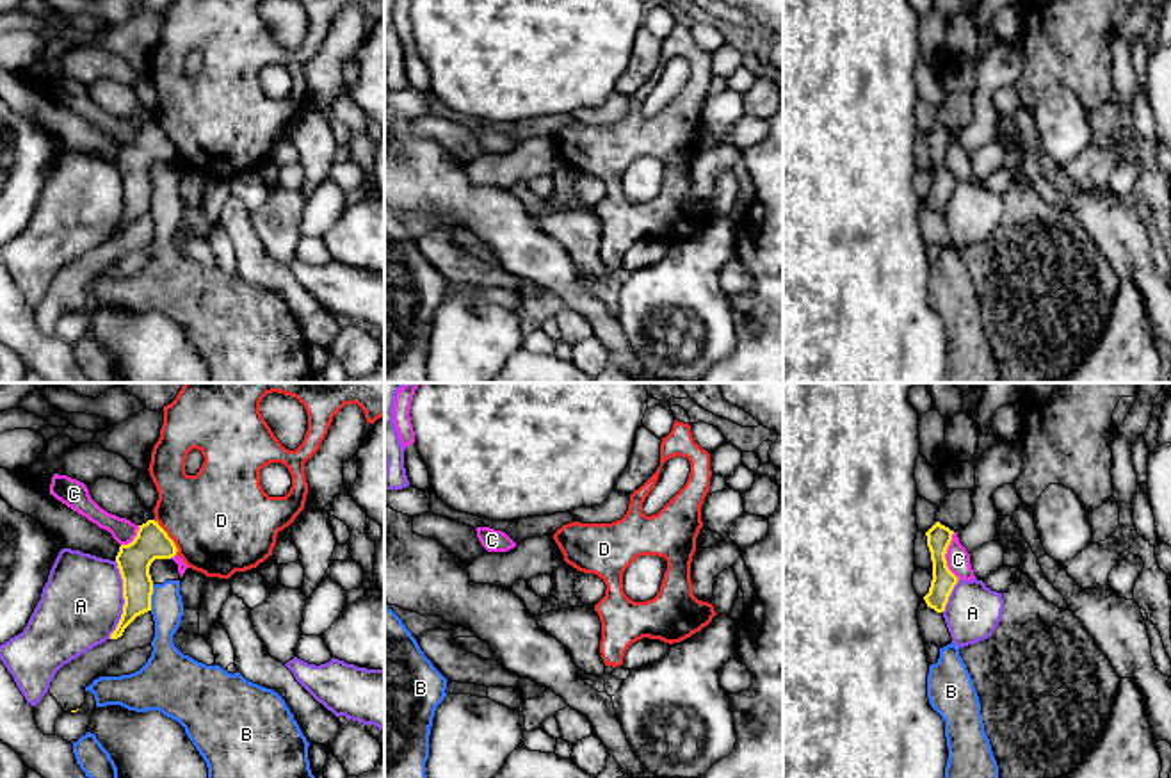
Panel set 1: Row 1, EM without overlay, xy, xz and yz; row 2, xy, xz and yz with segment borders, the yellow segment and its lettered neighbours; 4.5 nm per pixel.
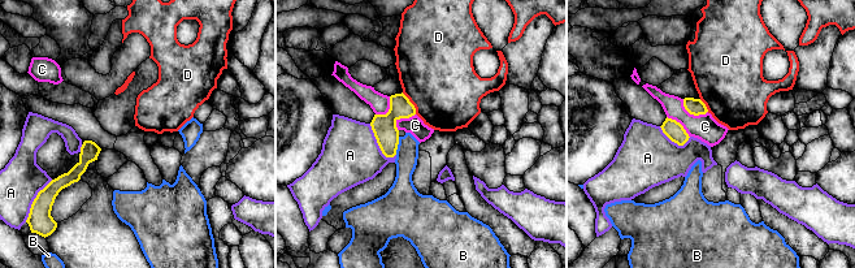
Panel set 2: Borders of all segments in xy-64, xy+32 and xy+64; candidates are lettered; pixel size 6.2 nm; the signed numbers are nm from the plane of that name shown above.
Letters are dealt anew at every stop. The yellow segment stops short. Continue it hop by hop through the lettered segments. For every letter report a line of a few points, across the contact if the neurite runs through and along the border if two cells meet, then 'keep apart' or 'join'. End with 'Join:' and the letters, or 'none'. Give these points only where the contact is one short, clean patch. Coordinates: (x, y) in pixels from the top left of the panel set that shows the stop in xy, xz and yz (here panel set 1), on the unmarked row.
A: keep apart
B: keep apart
C: line yz (952, 134), (945, 159), (947, 168), (960, 180); keep apart
D: line xy (153, 121), (173, 143), (177, 155); keep apart
Join: none

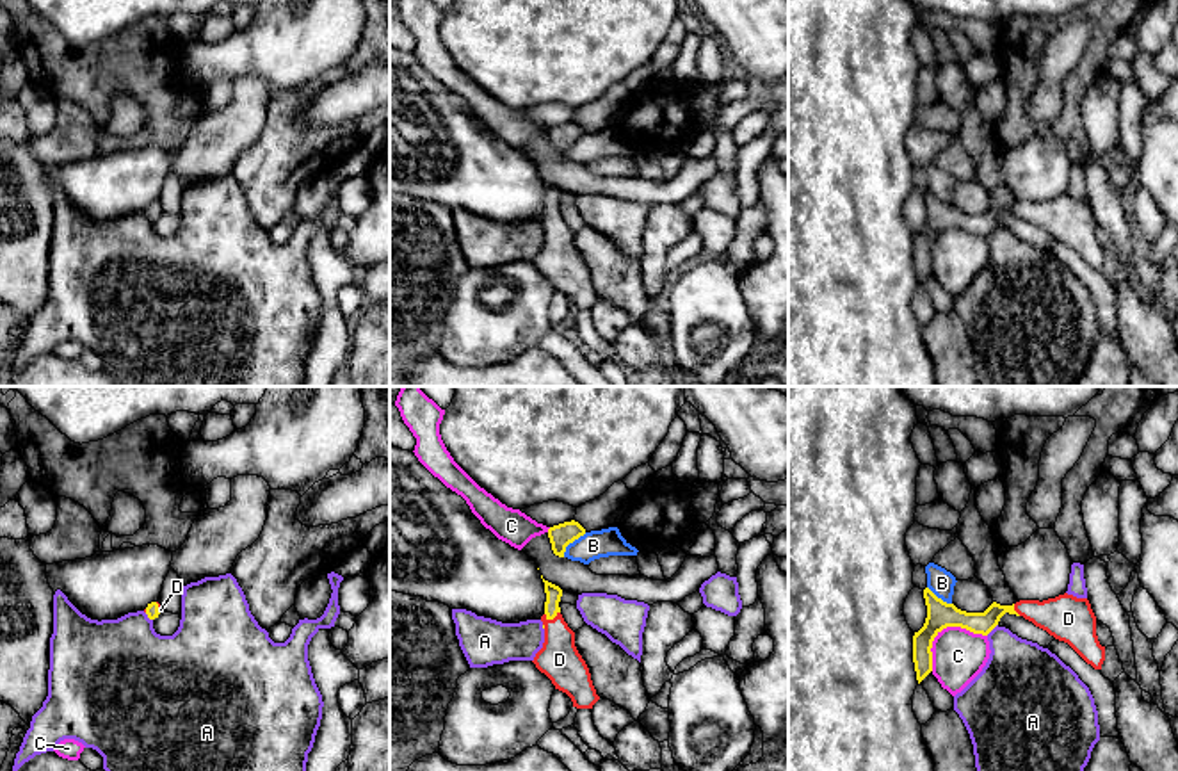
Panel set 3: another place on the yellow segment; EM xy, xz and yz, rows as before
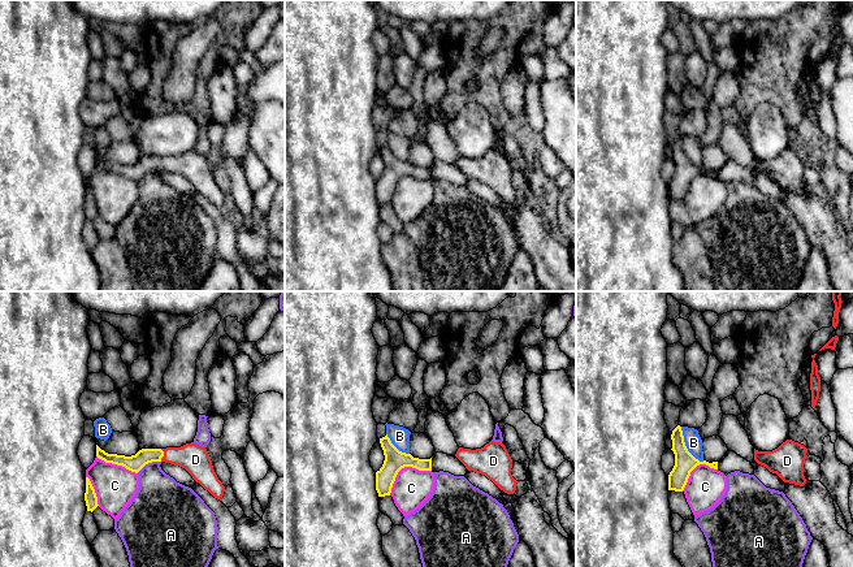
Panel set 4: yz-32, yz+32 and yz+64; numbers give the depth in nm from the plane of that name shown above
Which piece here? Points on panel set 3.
A: line yz (997, 225), (986, 235); keep apart
B: line xz (586, 134), (575, 139), (563, 157); keep apart
C: keep apart
D: line xz (554, 194), (552, 219), (559, 239), (559, 260); join
Join: D

